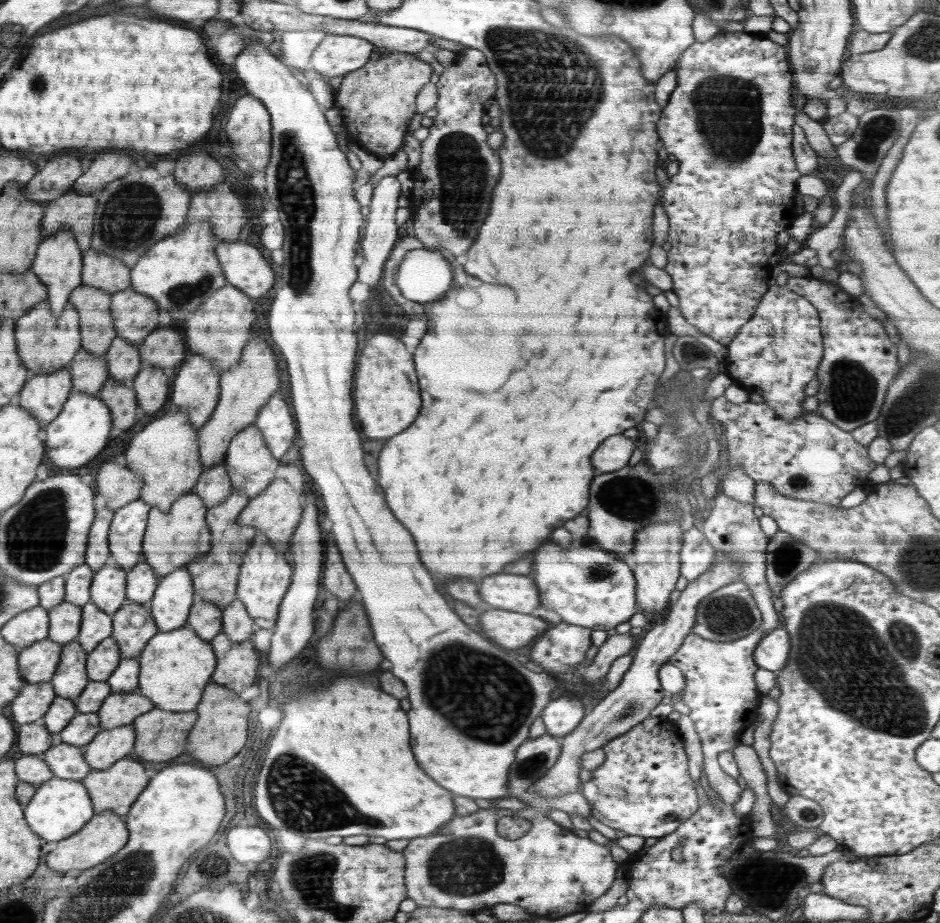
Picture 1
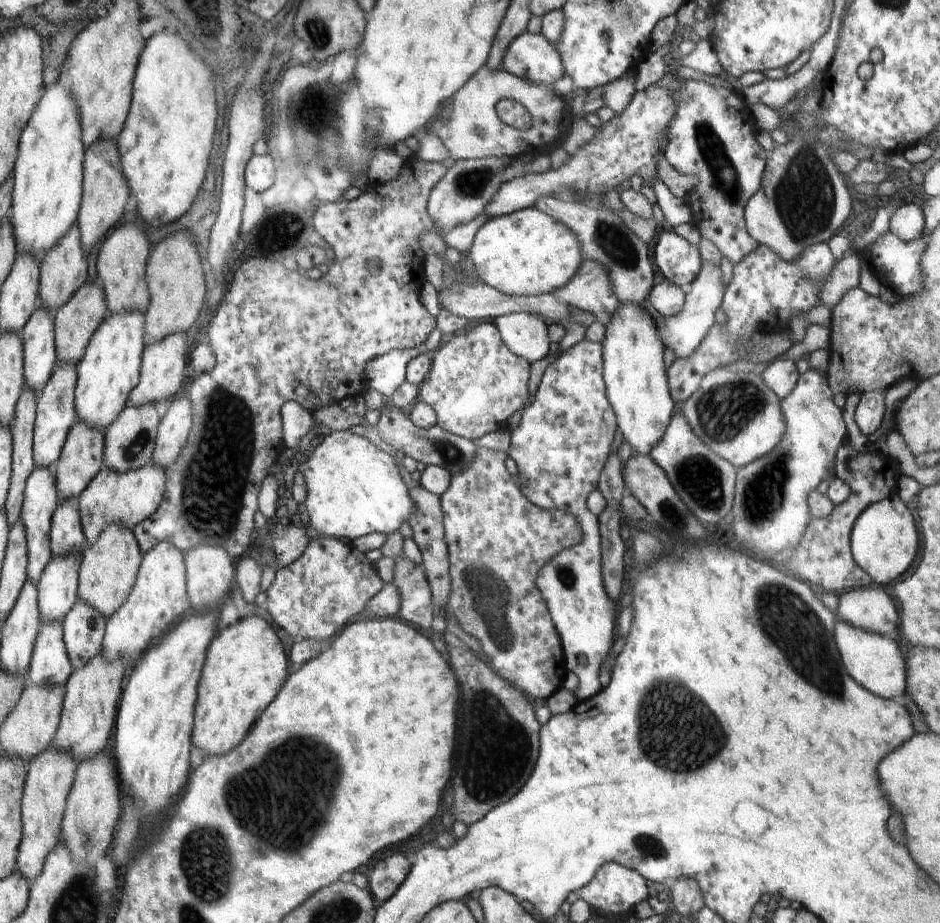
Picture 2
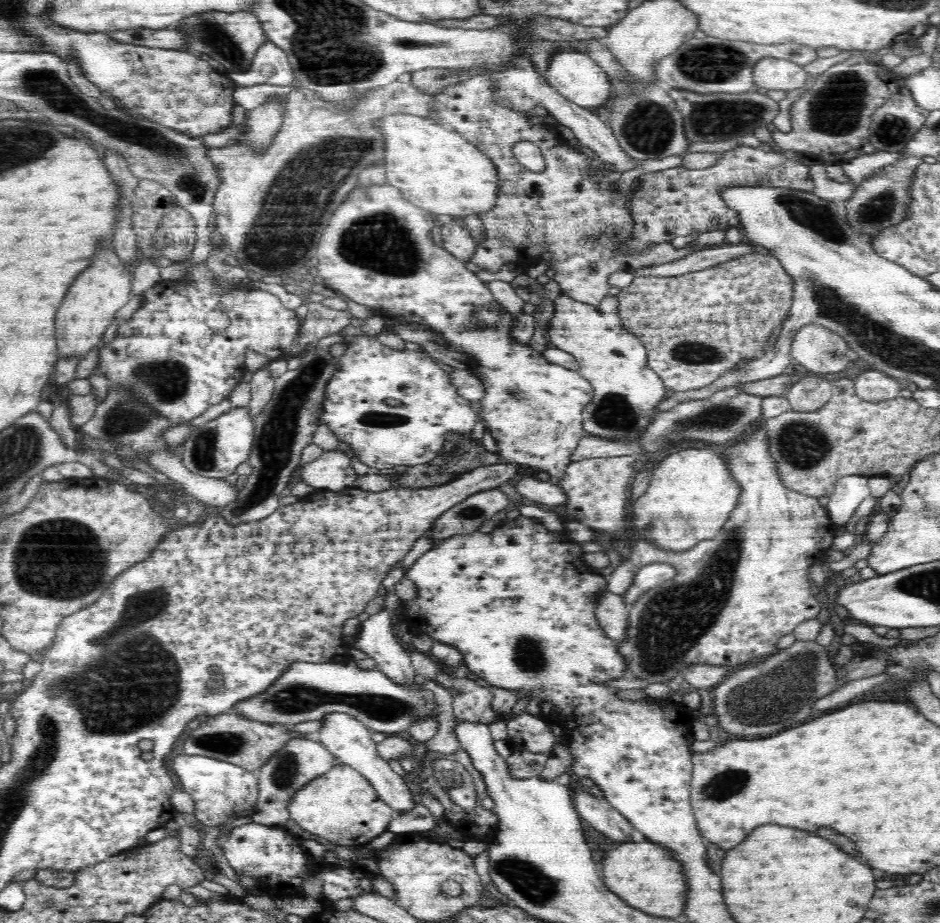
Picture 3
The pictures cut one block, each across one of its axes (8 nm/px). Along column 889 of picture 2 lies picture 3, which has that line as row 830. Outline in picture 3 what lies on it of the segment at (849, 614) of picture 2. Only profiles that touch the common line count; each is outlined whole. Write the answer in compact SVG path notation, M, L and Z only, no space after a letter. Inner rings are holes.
M586 787L574 795L577 813L612 844L630 843L636 840L637 833L631 822L620 814L604 797L594 797Z

